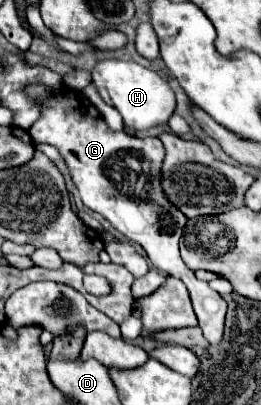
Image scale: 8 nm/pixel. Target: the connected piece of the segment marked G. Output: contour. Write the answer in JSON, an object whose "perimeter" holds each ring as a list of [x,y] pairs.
{"perimeter":[[[30,86],[28,94],[42,106],[42,116],[28,130],[32,140],[36,144],[44,142],[56,146],[70,168],[82,202],[90,210],[102,214],[124,238],[140,244],[160,272],[180,278],[186,284],[204,338],[210,344],[220,344],[224,336],[226,302],[206,282],[198,280],[180,258],[178,242],[188,218],[162,190],[164,144],[160,138],[136,138],[128,132],[112,132],[104,124],[100,112],[76,90],[66,88],[60,98],[50,96],[42,86]]]}

